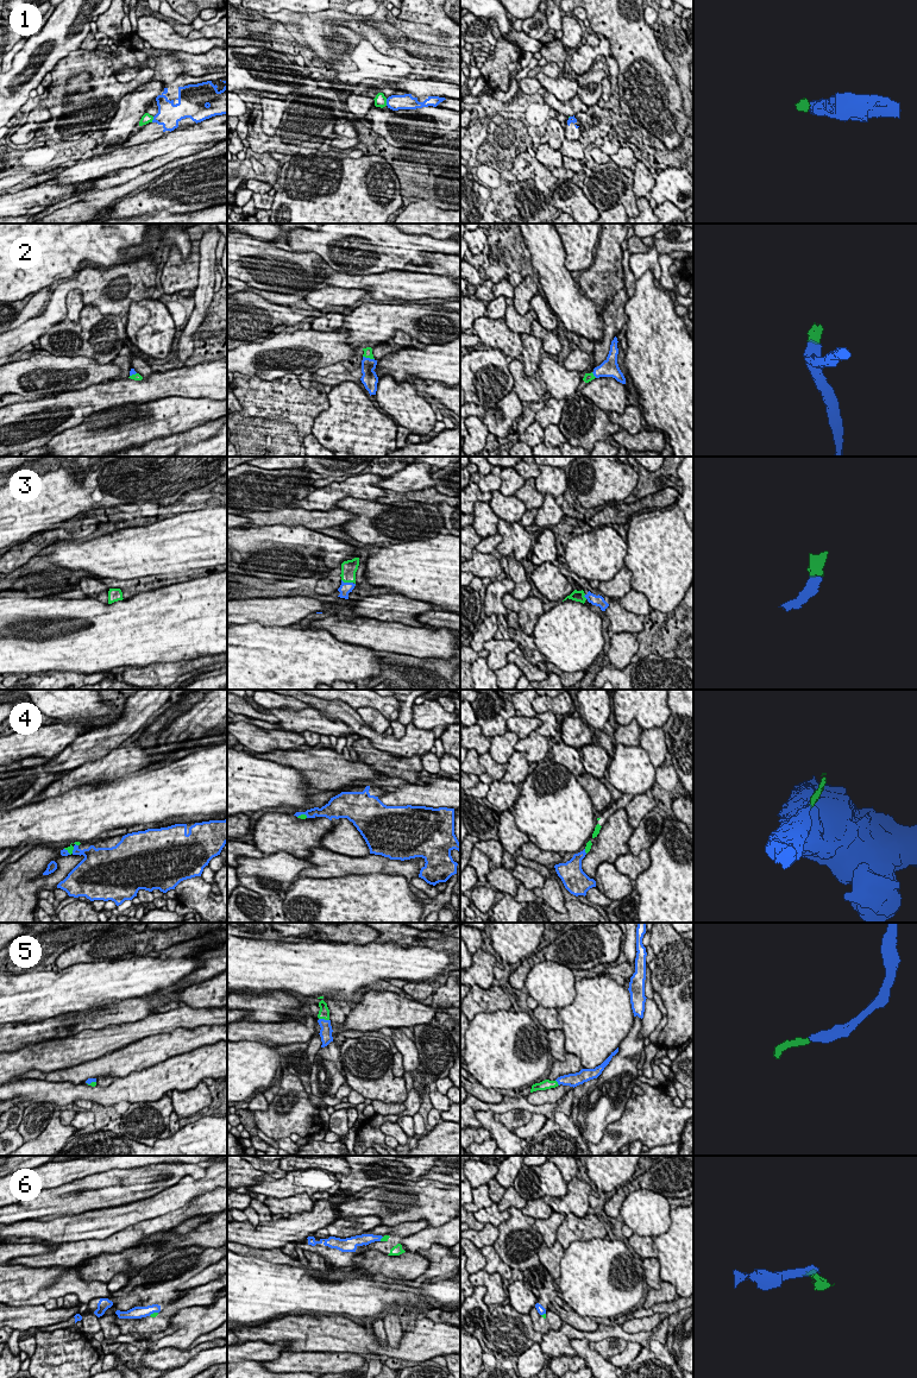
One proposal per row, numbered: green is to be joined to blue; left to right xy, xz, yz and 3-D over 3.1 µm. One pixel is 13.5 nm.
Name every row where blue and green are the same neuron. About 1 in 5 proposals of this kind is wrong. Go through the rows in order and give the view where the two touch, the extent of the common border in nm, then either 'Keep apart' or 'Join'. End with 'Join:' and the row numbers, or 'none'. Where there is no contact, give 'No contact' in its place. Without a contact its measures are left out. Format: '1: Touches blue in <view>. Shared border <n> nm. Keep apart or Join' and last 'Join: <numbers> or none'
1: Touches blue in xz. Shared border 100 nm. Keep apart
2: Touches blue in xz. Shared border 170 nm. Join
3: Touches blue in xz. Shared border 170 nm. Join
4: Touches blue in xy. Shared border 150 nm. Join
5: Touches blue in xz. Shared border 150 nm. Join
6: Touches blue in xy. Shared border 140 nm. Keep apart
Join: 2, 3, 4, 5

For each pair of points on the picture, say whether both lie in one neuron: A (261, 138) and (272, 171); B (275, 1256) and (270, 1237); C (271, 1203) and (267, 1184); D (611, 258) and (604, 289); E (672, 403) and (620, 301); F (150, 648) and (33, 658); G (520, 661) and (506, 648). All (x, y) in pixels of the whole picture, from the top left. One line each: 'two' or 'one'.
A: two
B: two
C: two
D: one
E: two
F: one
G: two

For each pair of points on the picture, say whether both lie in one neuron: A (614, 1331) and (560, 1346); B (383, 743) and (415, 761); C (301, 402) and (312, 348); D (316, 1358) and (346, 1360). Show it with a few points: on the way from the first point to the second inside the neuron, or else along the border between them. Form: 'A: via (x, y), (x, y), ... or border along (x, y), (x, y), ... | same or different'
A: via (600, 1334), (572, 1335) | same
B: border along (401, 755), (419, 755), (421, 757) | different
C: border along (296, 375), (283, 375), (269, 381) | different
D: via (324, 1360), (339, 1360) | same

